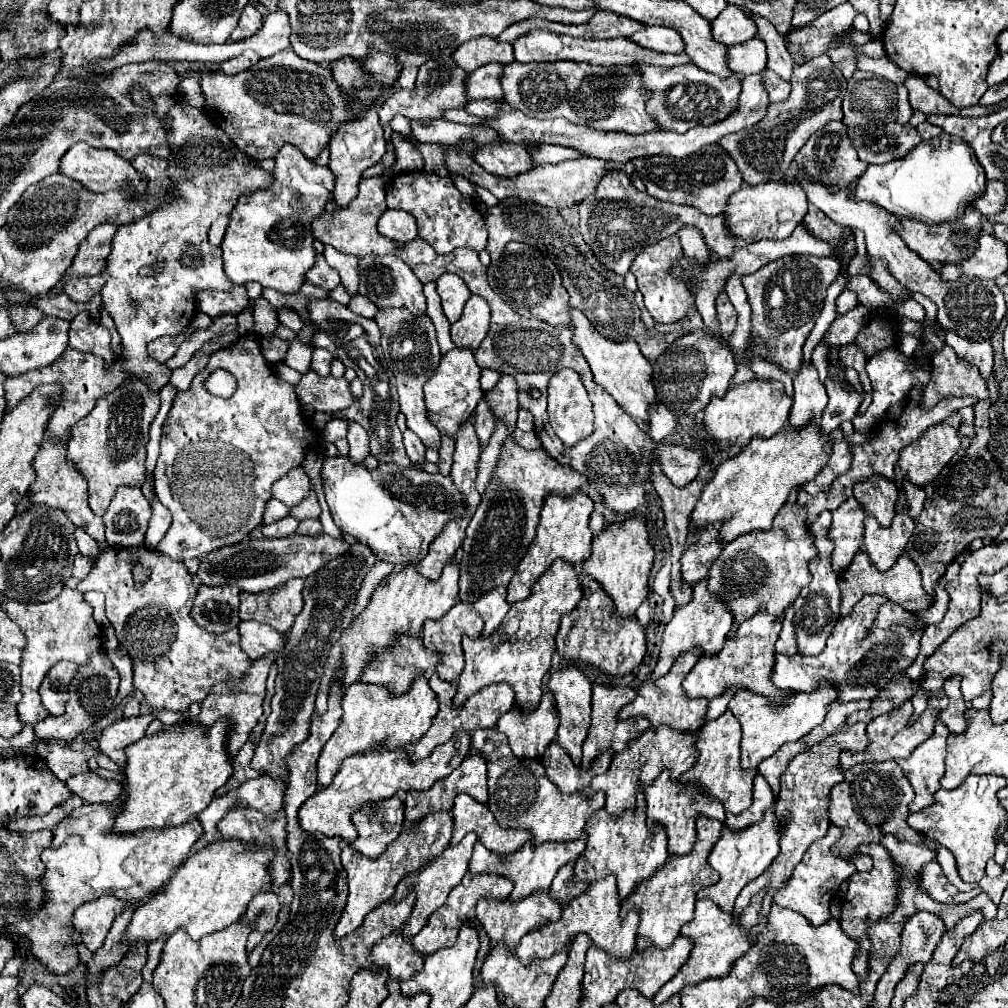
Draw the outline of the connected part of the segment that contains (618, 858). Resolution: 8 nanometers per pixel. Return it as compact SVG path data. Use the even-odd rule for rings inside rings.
M639 795L639 813L623 813L619 821L611 821L603 809L595 813L587 825L587 843L585 851L575 861L575 881L587 881L595 883L599 879L605 879L607 875L615 875L617 879L617 891L619 901L629 897L635 887L641 881L647 881L651 875L655 875L659 869L663 869L667 861L667 837L663 833L655 833L651 837L651 829L647 829L643 821L643 809L645 809L645 795Z

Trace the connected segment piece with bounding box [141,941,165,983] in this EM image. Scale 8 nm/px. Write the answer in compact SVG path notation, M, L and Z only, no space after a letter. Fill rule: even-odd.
M157 941L155 945L149 945L149 949L147 949L147 963L141 969L145 983L151 983L151 973L155 969L155 965L159 963L159 953L163 951L163 945L165 945L165 941Z

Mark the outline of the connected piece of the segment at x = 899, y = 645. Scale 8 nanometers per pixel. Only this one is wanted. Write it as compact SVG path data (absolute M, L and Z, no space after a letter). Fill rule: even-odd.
M945 577L935 585L935 603L931 609L923 613L911 613L917 621L917 629L909 629L903 623L891 625L889 629L879 629L877 627L877 613L883 603L889 599L883 595L867 595L863 597L851 615L841 617L837 621L835 633L831 633L827 647L821 655L817 657L805 657L805 655L777 655L775 657L775 675L771 681L781 687L781 689L795 689L803 693L811 693L819 689L819 681L831 681L831 685L837 691L837 701L853 701L853 699L875 699L879 691L887 689L891 679L905 671L917 657L919 651L919 641L923 637L923 629L929 627L931 623L939 623L945 617L947 611L947 591L945 591Z

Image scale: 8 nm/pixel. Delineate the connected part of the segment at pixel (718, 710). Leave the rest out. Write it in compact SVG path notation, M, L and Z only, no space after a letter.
M731 689L731 693L725 693L723 697L717 697L715 701L709 701L709 711L707 711L707 721L711 721L711 719L715 719L715 717L719 717L719 715L723 715L725 711L727 711L727 703L729 703L729 699L733 697L733 693L735 693L737 689Z

